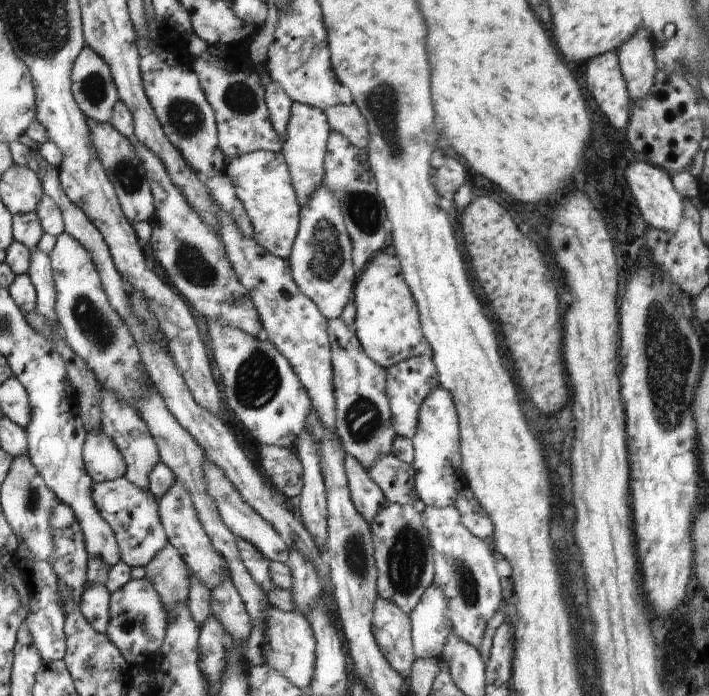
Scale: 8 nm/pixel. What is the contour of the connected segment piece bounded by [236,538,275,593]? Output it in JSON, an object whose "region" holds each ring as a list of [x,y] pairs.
{"region":[[[237,538],[236,546],[238,547],[241,561],[254,579],[254,582],[257,582],[265,593],[272,590],[275,586],[270,580],[269,566],[271,561],[247,540]]]}

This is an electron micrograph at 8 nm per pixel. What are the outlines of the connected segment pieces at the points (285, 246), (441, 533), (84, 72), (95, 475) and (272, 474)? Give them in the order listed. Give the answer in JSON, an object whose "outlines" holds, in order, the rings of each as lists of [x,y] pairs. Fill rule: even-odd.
{"outlines":[[[[254,151],[227,159],[224,172],[232,179],[236,196],[242,201],[253,226],[253,238],[270,254],[286,260],[299,227],[301,206],[291,183],[289,166],[282,151]]],[[[427,506],[421,512],[422,520],[429,532],[429,543],[433,552],[433,565],[435,568],[433,585],[443,590],[447,600],[447,617],[451,622],[451,628],[458,638],[468,644],[478,648],[483,637],[485,622],[495,615],[495,612],[503,608],[502,589],[500,587],[500,576],[496,571],[495,556],[488,543],[482,542],[476,535],[473,535],[464,523],[460,520],[461,516],[458,509],[454,506],[431,507]]],[[[85,45],[71,73],[74,101],[88,120],[108,124],[119,97],[110,68],[90,46]]],[[[90,430],[83,445],[83,464],[94,483],[123,478],[126,462],[104,430]]],[[[260,446],[260,464],[275,490],[288,498],[298,496],[303,487],[303,468],[300,460],[286,447]]]]}

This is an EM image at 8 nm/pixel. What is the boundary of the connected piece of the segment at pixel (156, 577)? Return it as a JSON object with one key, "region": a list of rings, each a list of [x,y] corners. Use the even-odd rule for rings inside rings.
{"region":[[[168,543],[145,568],[145,578],[156,588],[168,614],[181,603],[186,604],[191,572],[175,546]]]}

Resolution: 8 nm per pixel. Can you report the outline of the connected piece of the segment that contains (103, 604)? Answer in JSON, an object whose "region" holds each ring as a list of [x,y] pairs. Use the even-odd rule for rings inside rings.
{"region":[[[102,584],[85,586],[81,595],[80,611],[95,632],[106,633],[109,624],[110,592]]]}

